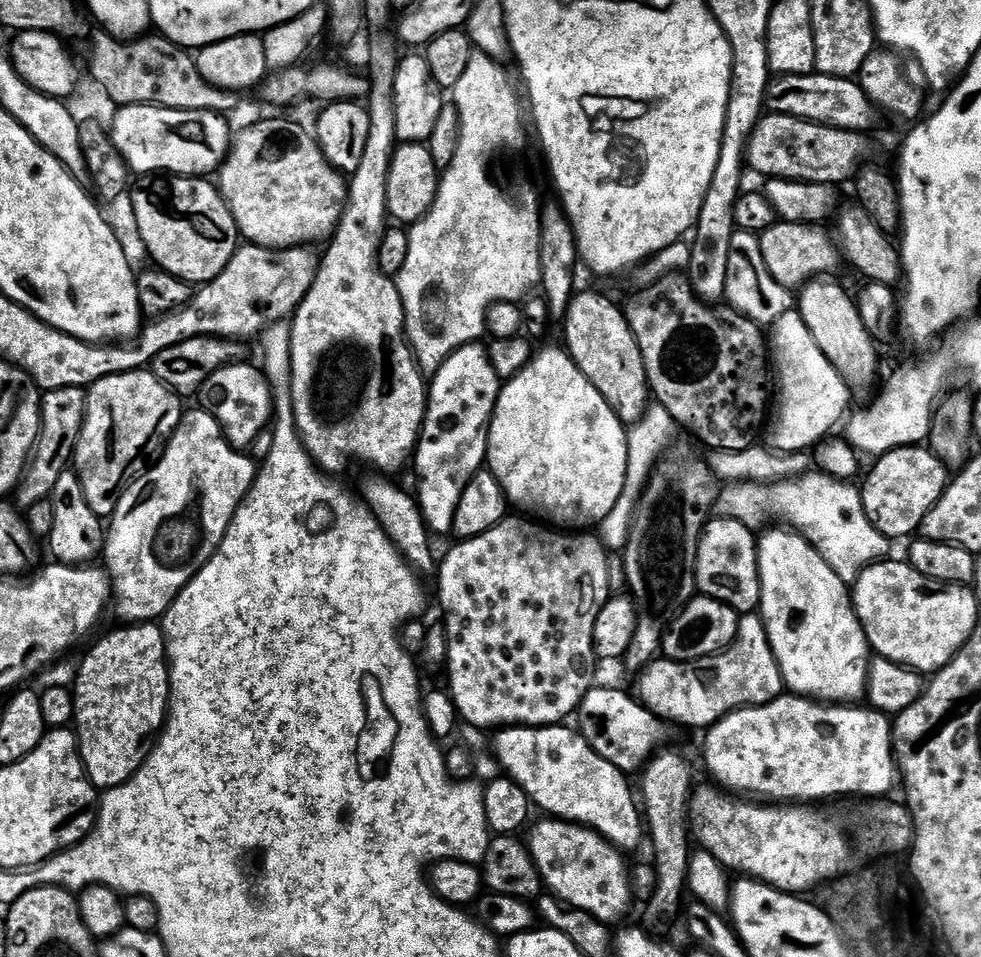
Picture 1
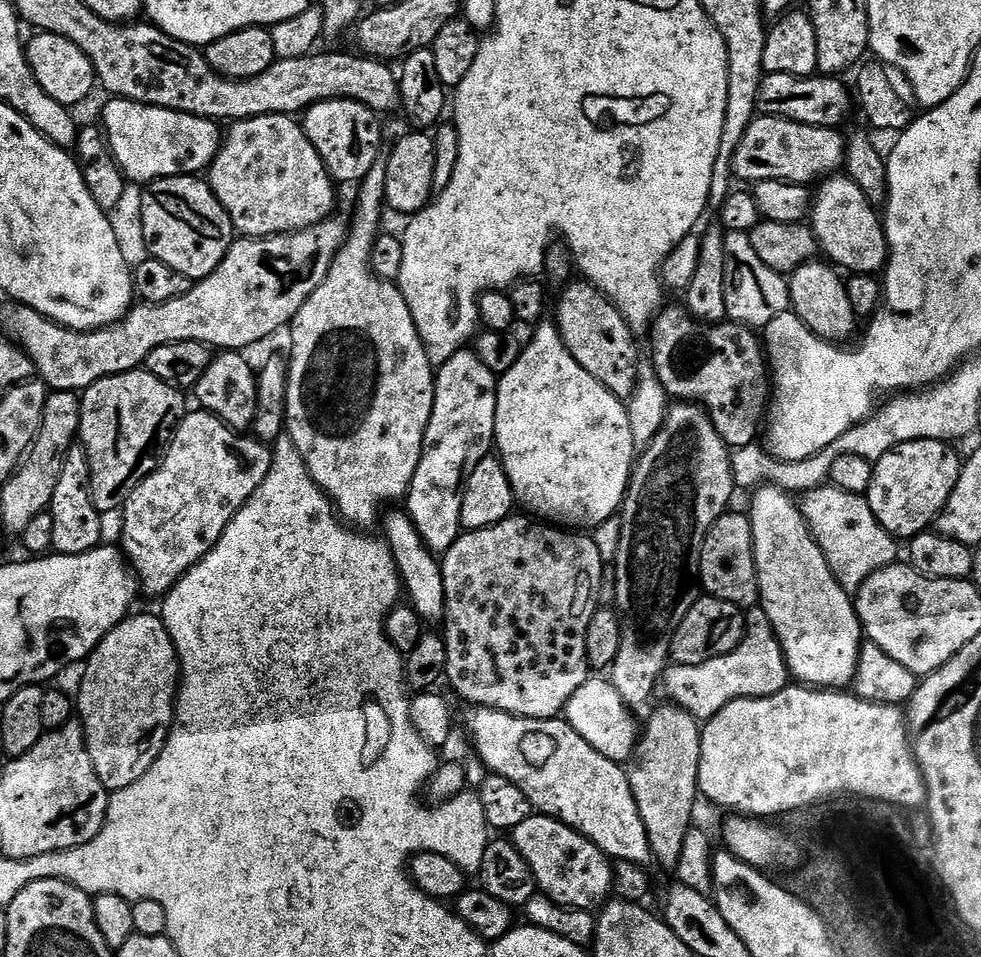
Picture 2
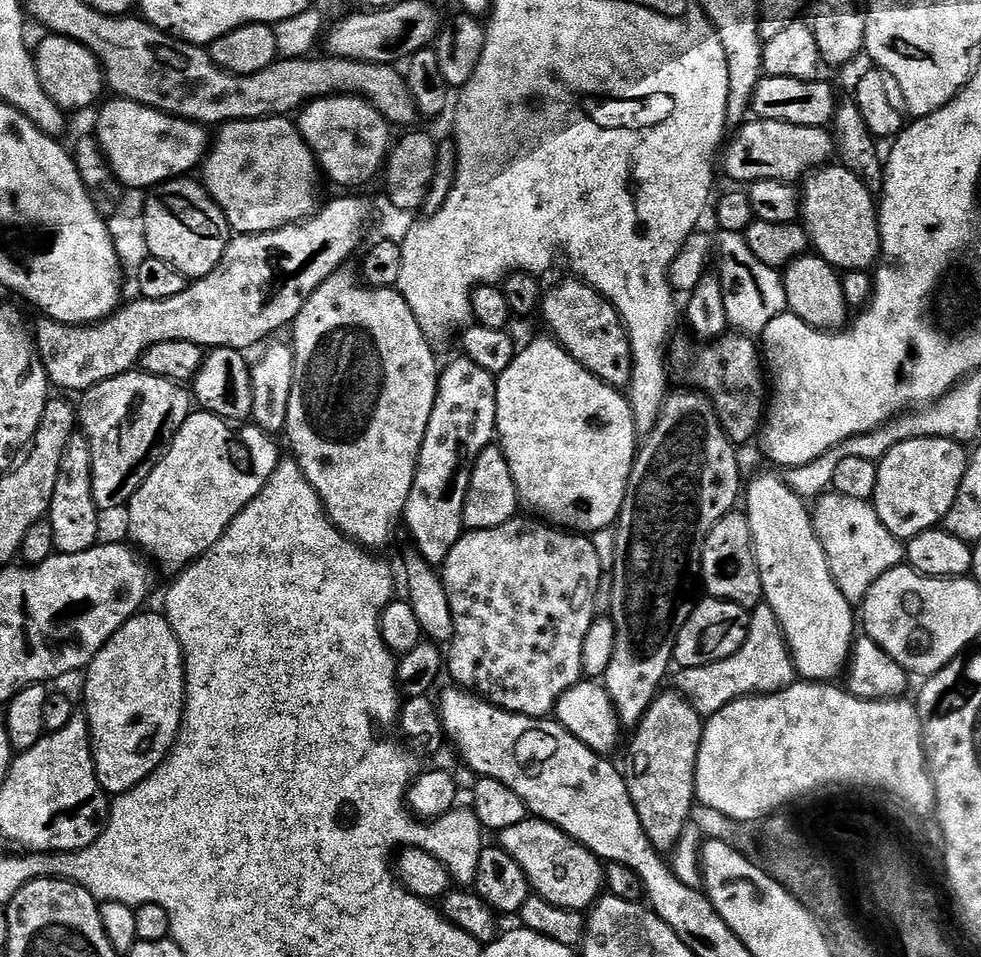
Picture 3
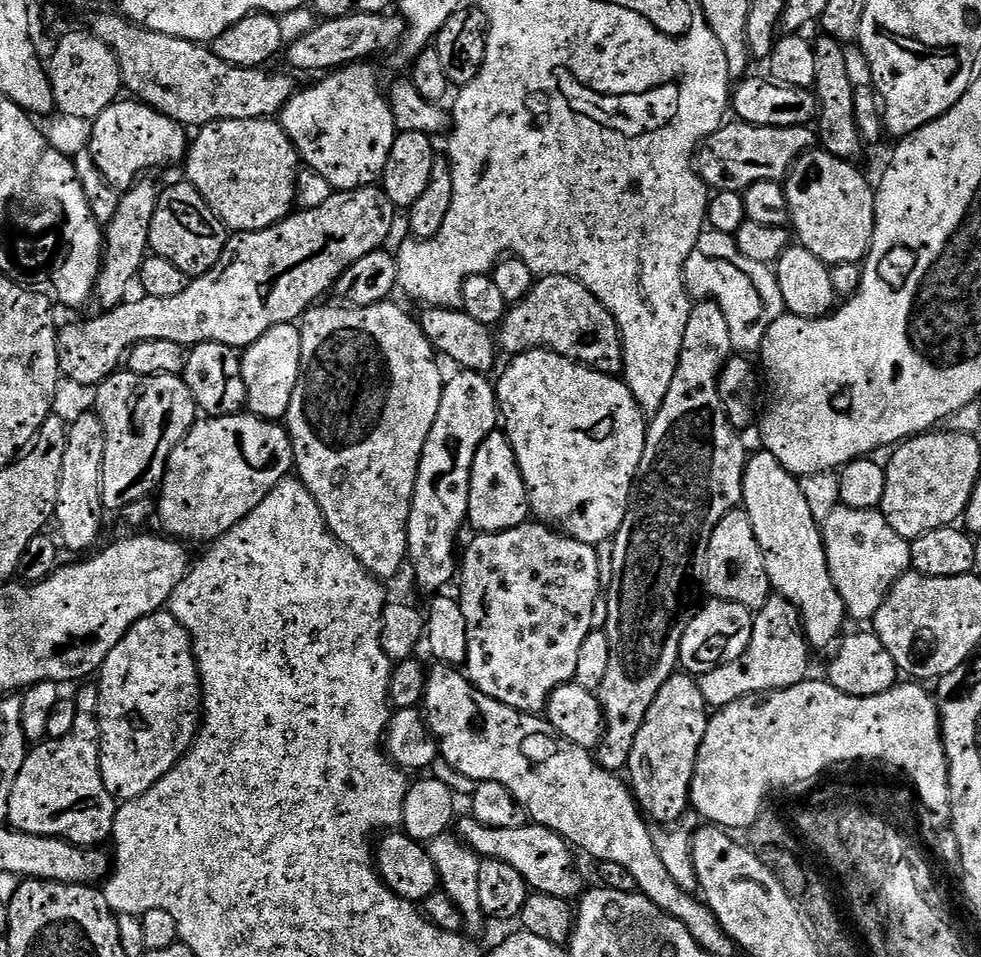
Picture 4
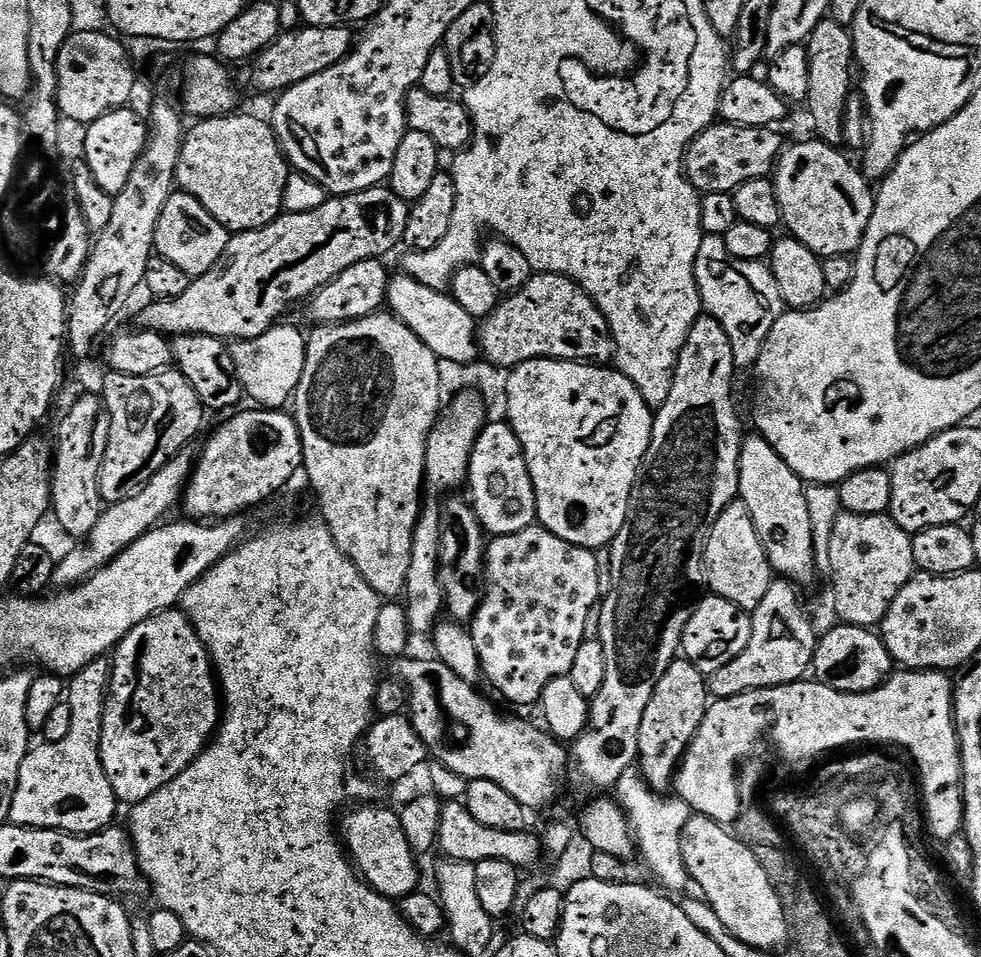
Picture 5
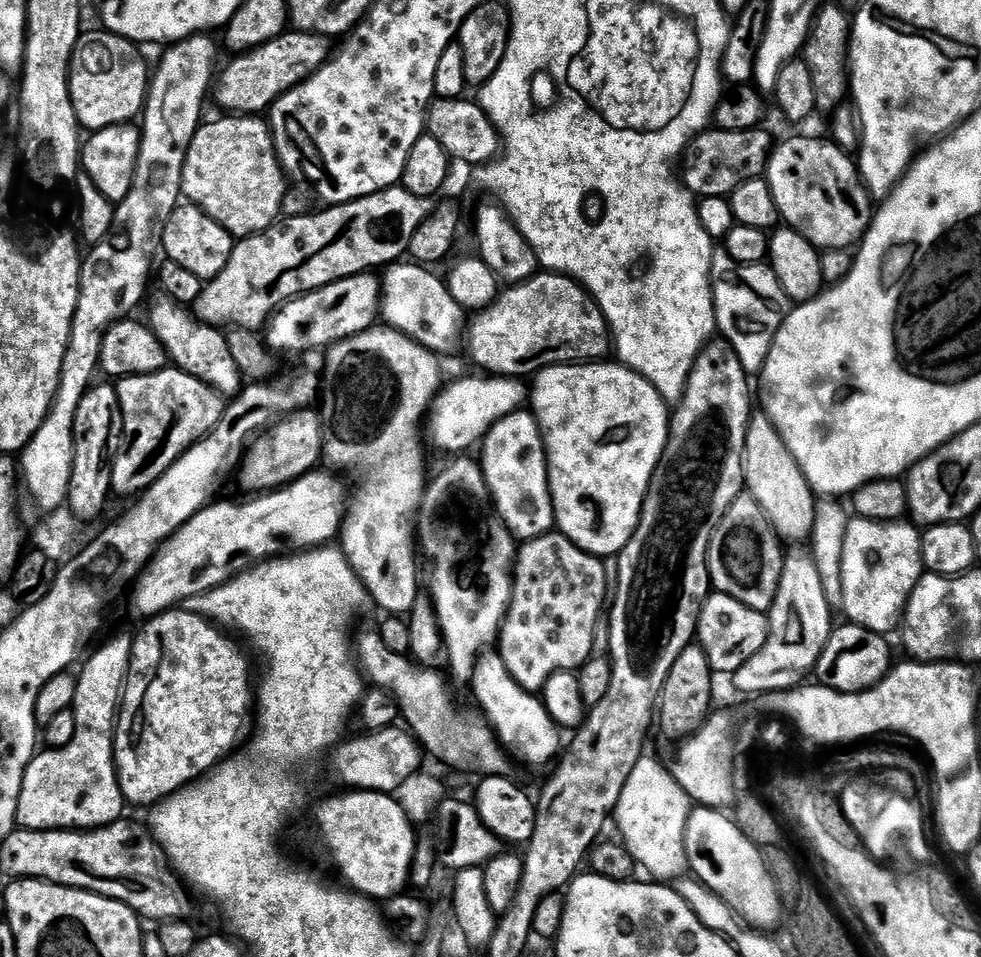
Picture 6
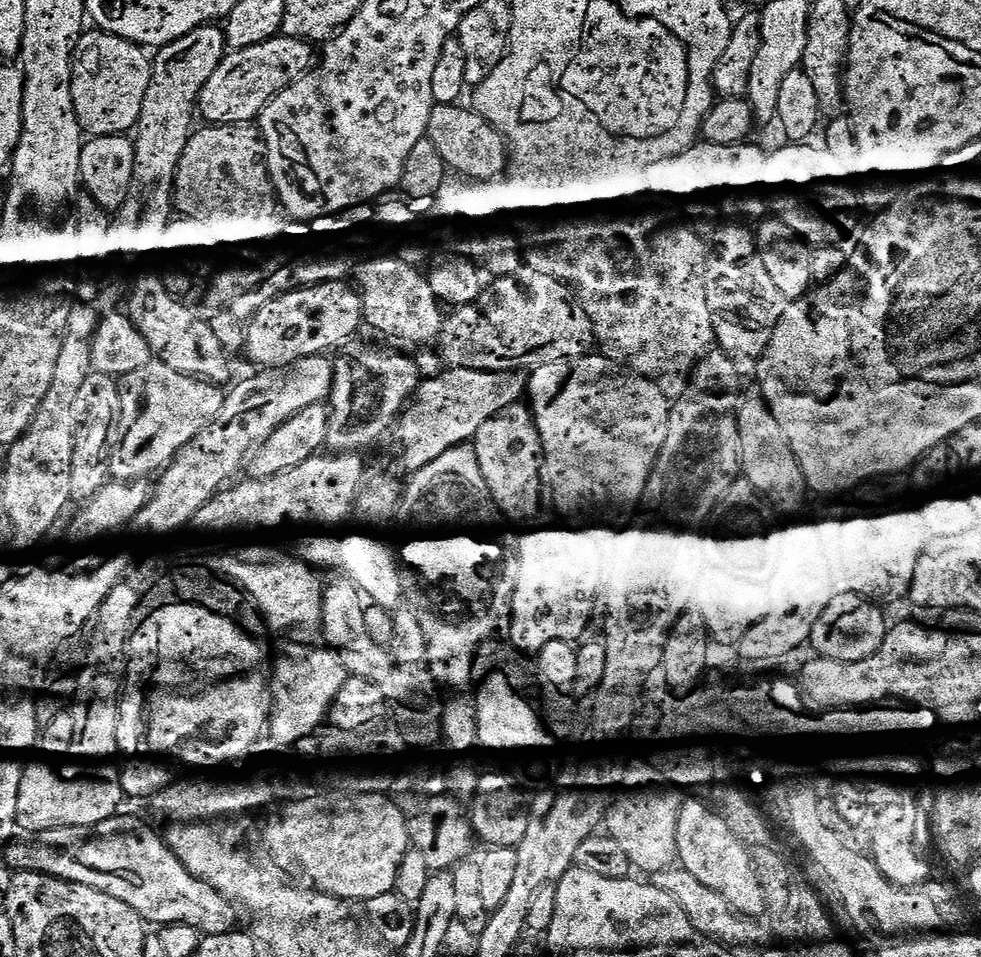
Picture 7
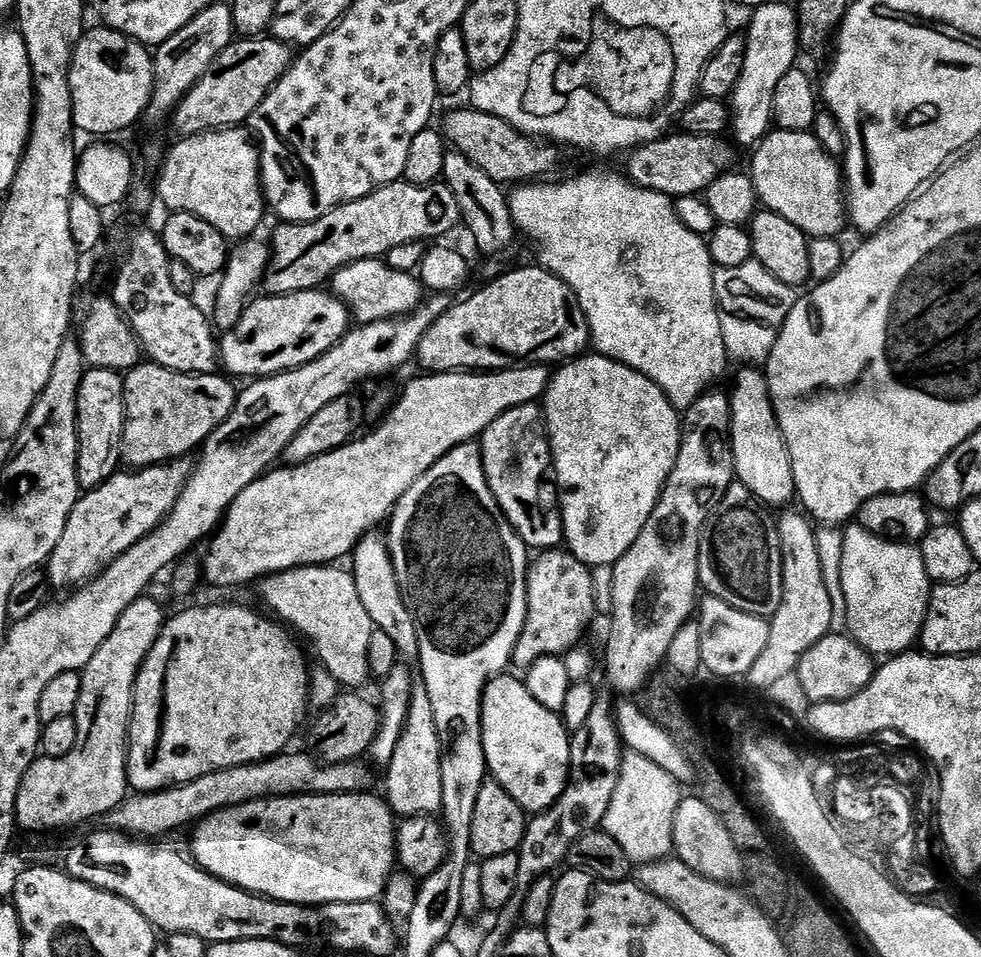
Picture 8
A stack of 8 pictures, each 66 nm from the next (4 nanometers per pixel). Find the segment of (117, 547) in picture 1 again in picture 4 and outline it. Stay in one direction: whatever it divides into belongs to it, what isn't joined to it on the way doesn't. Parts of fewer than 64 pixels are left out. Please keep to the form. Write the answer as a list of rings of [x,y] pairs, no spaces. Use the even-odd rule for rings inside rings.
[[[249,414],[197,419],[196,423],[192,425],[192,429],[186,434],[186,438],[182,438],[182,442],[173,450],[172,456],[168,460],[168,466],[164,470],[164,479],[158,485],[160,501],[154,504],[155,519],[160,519],[161,526],[165,528],[161,529],[169,537],[181,542],[189,542],[188,540],[208,540],[207,542],[215,542],[227,534],[238,522],[242,522],[242,518],[246,518],[250,514],[250,510],[254,510],[254,506],[258,506],[258,502],[262,502],[262,498],[266,498],[266,494],[270,494],[270,490],[274,490],[274,486],[278,486],[278,482],[289,479],[293,468],[292,439],[288,437],[288,429],[283,423],[274,420],[263,420],[260,417]]]

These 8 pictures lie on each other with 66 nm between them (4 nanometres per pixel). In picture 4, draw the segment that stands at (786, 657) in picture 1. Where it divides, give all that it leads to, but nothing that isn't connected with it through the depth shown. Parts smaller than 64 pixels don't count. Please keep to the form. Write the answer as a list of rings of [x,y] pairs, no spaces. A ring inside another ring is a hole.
[[[757,452],[757,456],[747,457],[744,466],[742,507],[754,526],[772,592],[783,596],[798,613],[809,645],[824,648],[841,635],[840,627],[846,621],[844,603],[830,578],[824,533],[800,489],[800,480],[787,472],[774,454]]]

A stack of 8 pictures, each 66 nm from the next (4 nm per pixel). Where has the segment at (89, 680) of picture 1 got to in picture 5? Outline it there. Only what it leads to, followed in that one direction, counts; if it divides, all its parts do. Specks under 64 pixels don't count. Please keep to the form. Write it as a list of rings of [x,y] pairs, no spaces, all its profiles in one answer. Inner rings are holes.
[[[180,610],[159,612],[134,626],[114,649],[110,660],[108,701],[100,735],[100,757],[106,778],[121,805],[135,806],[162,786],[174,782],[186,766],[193,764],[216,735],[222,719],[222,697],[212,657],[196,633],[196,627]]]

